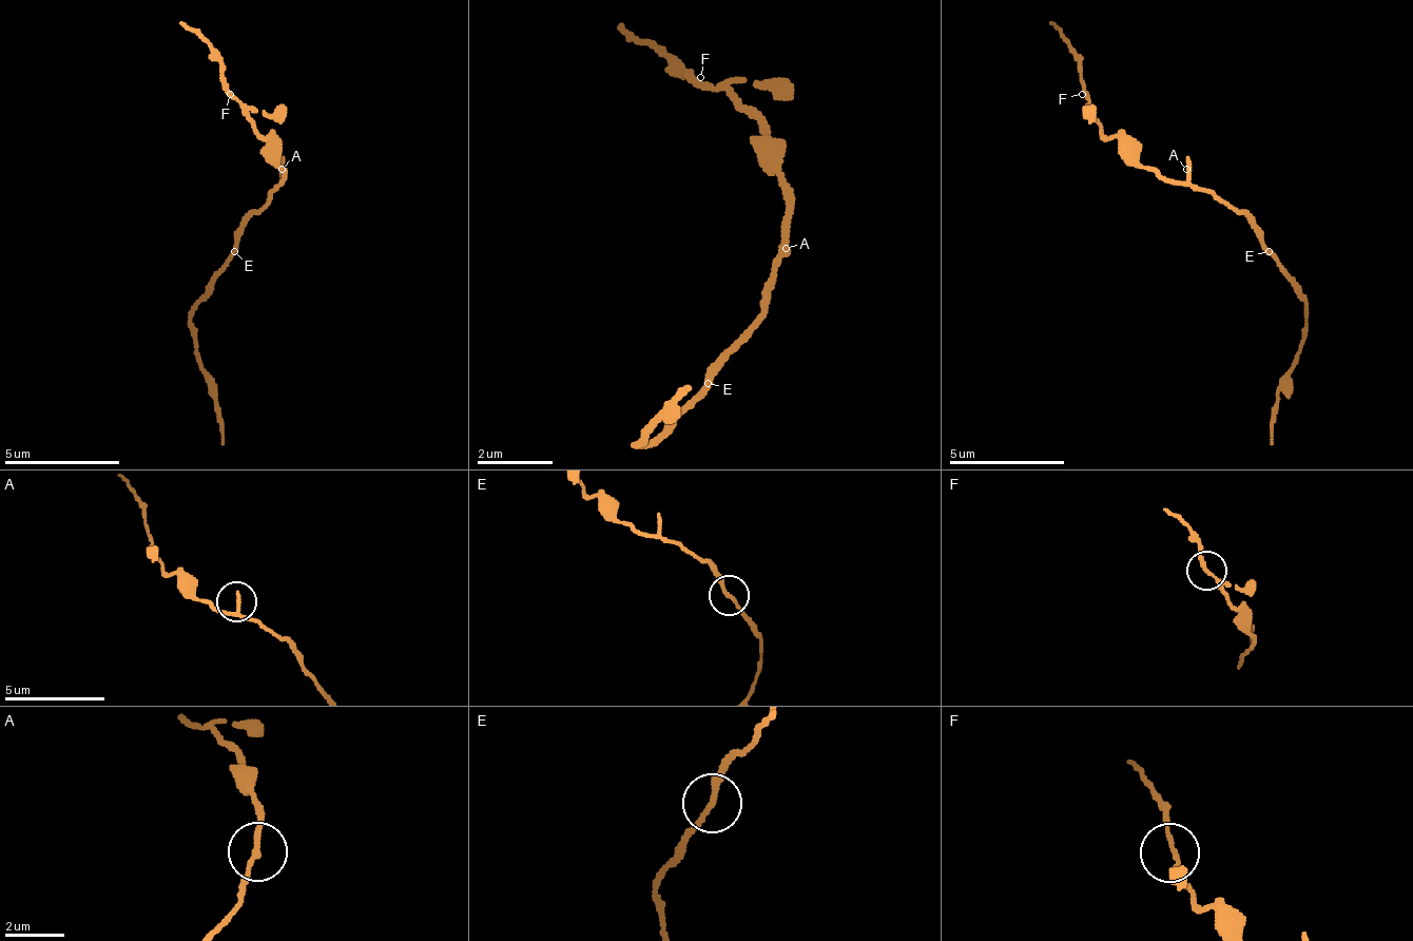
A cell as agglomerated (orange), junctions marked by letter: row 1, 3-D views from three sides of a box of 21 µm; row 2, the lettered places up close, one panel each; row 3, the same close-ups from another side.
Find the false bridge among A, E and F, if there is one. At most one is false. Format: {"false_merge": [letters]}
{"false_merge": []}

